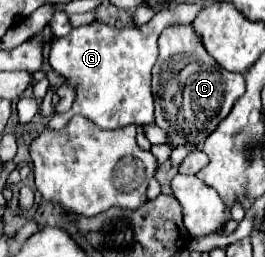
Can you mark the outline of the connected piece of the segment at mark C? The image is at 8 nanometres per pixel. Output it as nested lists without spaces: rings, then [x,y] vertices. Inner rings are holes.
[[[190,25],[168,27],[158,39],[158,49],[160,49],[160,55],[152,69],[152,95],[156,103],[156,125],[160,125],[166,131],[168,143],[172,147],[178,147],[184,143],[200,145],[218,127],[218,123],[228,115],[234,101],[244,93],[244,77],[240,73],[230,73],[222,69],[204,51],[200,37],[192,31]]]

